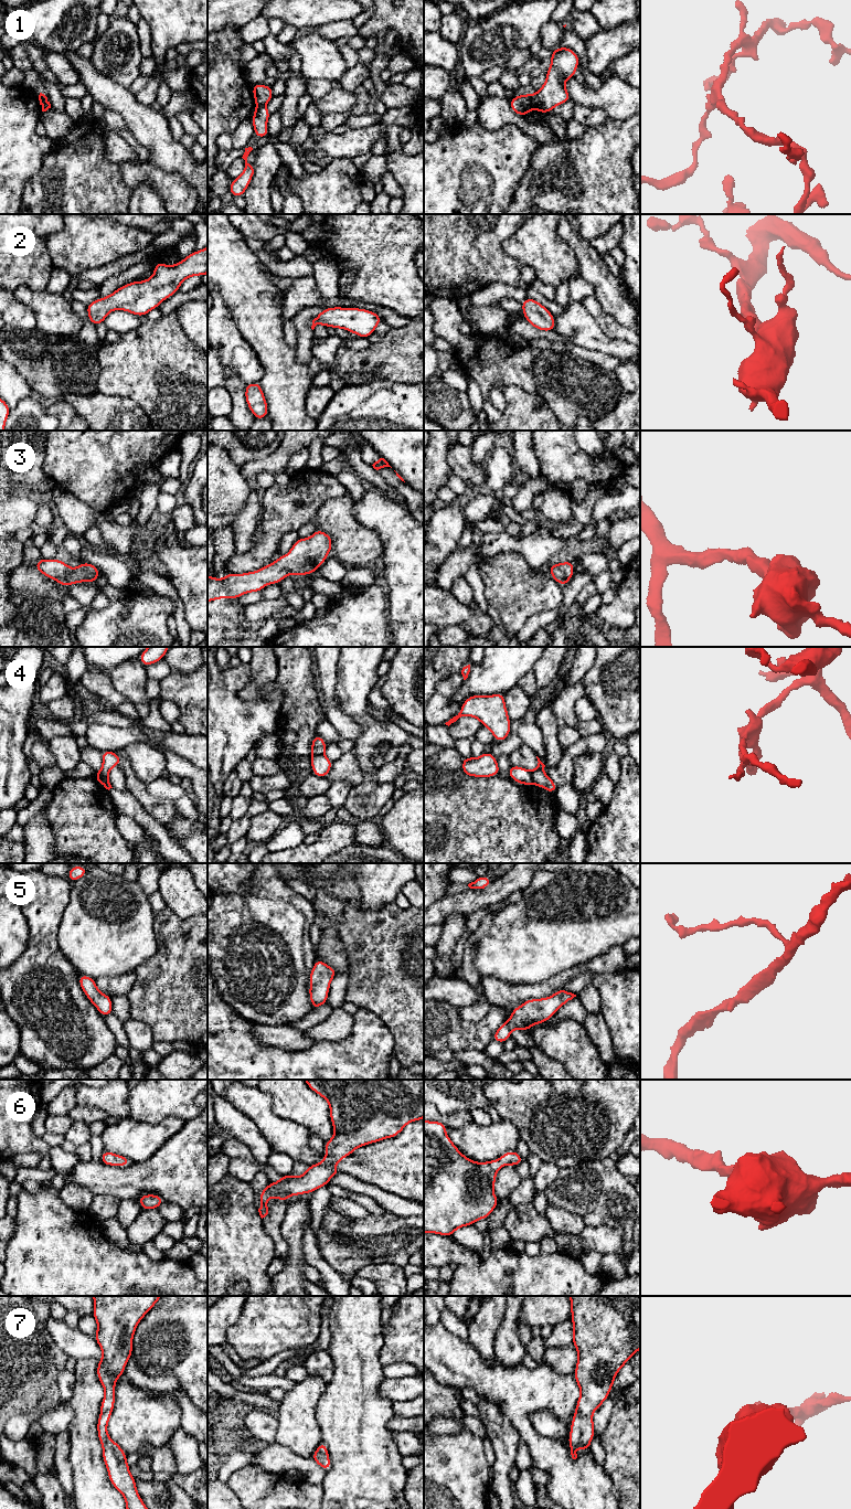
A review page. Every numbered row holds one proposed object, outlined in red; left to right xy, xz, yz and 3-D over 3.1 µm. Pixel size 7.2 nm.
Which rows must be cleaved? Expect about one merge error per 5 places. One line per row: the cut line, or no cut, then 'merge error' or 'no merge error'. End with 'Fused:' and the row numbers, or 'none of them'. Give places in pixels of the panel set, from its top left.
1: cut yz (530, 94), (532, 106); merge error
2: cut none; no merge error
3: cut none; no merge error
4: cut xz (323, 753), (312, 755); merge error
5: cut none; no merge error
6: cut none; no merge error
7: cut none; no merge error
Fused: 1, 4

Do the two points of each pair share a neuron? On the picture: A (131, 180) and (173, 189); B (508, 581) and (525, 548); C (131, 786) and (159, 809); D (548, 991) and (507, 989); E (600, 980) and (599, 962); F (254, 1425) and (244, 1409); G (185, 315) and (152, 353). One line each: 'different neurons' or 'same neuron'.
A: same neuron
B: different neurons
C: same neuron
D: same neuron
E: different neurons
F: different neurons
G: different neurons

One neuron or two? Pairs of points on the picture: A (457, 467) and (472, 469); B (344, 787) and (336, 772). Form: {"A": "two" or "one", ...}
{"A": "one", "B": "two"}

